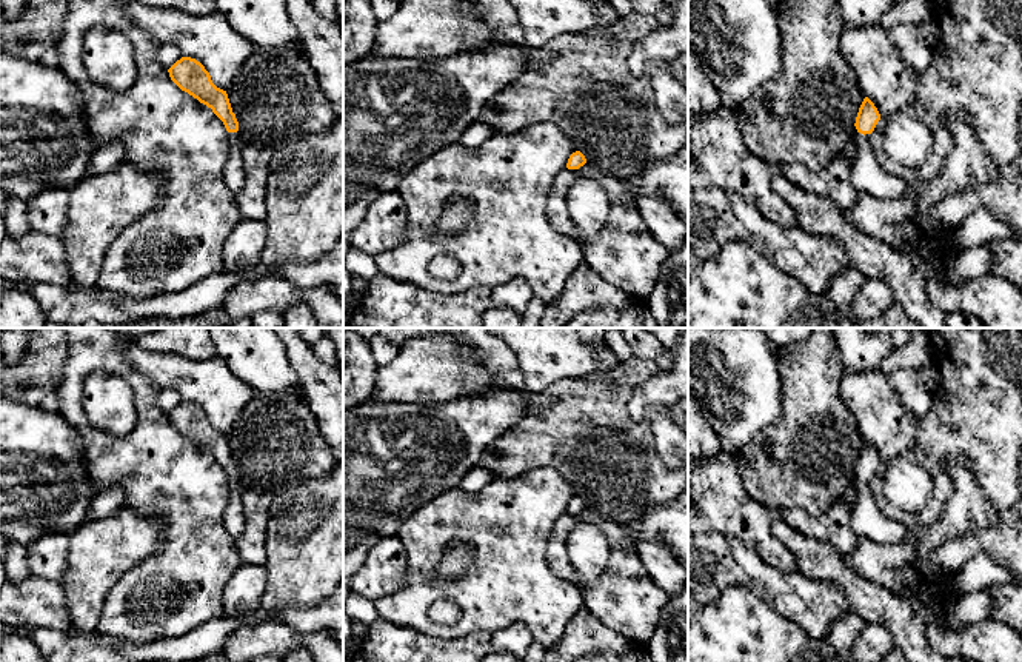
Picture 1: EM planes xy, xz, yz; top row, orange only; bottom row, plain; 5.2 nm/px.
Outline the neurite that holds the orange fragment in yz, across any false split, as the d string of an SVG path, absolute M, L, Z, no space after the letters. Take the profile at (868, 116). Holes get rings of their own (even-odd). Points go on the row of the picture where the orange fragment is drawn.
M865 97L854 123L857 155L853 162L851 183L859 192L867 192L877 199L902 199L907 194L908 183L897 176L888 174L877 163L870 145L870 134L879 120L880 114L877 108Z

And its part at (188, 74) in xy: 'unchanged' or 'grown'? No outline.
grown

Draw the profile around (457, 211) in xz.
M451 199L439 220L439 226L445 234L456 234L462 231L469 216L474 211L474 203L469 199Z

